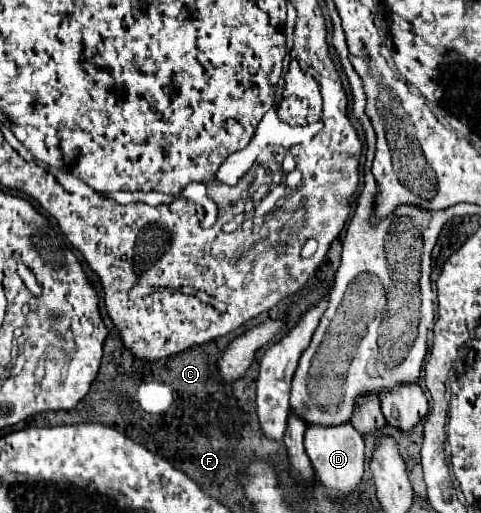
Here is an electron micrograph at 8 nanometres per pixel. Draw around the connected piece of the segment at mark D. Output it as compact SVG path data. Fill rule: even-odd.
M347 421L347 425L309 425L305 431L305 451L311 459L321 485L335 489L337 493L349 493L363 477L365 469L365 445L361 433Z

